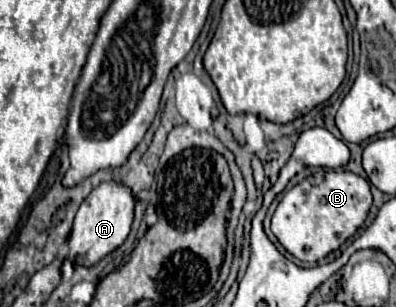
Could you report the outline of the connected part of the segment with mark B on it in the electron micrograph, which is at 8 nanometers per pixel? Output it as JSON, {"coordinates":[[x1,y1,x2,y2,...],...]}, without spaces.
{"coordinates":[[324,170,296,184,280,200,272,214,272,232,278,242,302,262,318,262,336,252,364,224,372,206,372,192,366,178,346,170]]}

